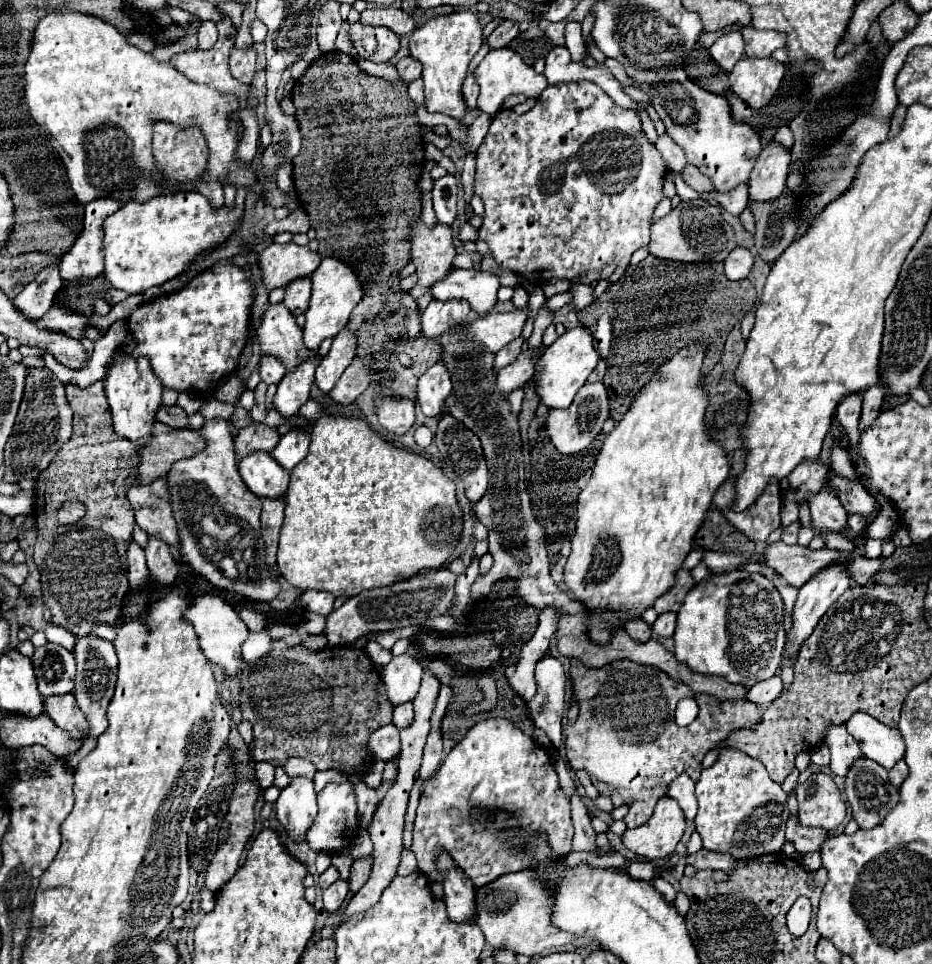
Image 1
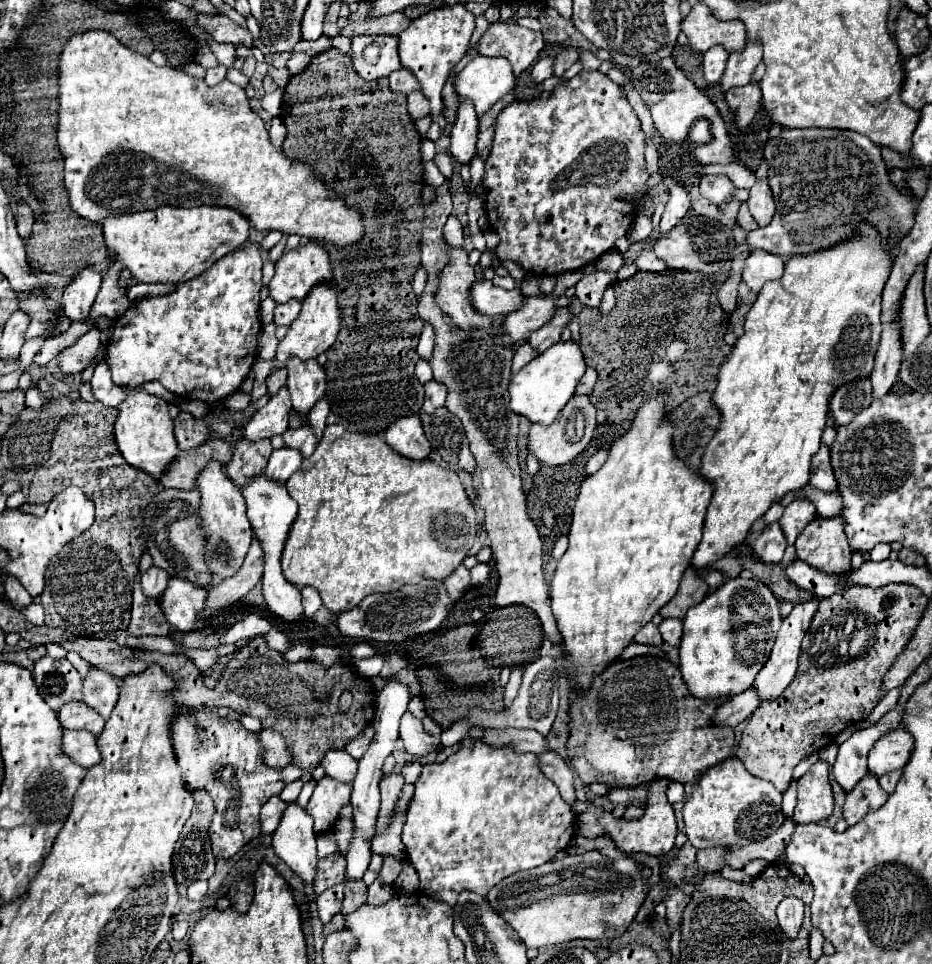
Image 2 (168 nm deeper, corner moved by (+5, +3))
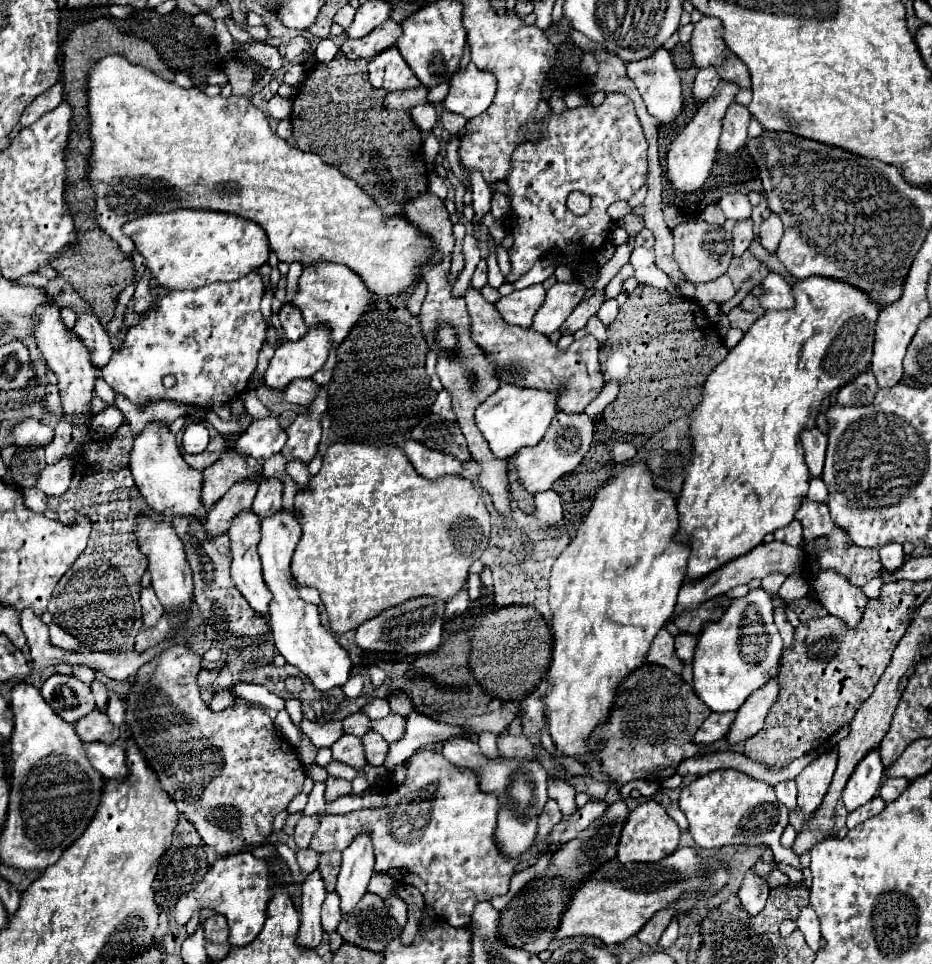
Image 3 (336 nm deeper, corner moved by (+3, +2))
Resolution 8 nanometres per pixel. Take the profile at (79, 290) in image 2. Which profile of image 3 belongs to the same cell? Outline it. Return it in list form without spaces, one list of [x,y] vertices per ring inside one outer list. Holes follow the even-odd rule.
[[[82,313],[76,321],[74,333],[76,337],[80,337],[80,341],[84,341],[84,345],[88,345],[88,351],[92,353],[92,365],[96,365],[98,369],[108,365],[112,357],[112,345],[94,313]]]

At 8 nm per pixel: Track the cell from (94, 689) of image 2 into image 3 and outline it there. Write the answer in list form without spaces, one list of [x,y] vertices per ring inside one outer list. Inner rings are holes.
[[[110,695],[110,703],[108,703],[108,719],[116,725],[116,727],[120,727],[122,723],[124,723],[124,703],[118,699],[118,695]]]

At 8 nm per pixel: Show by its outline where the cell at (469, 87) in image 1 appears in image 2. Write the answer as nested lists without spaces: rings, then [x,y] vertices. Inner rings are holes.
[[[462,98],[458,102],[456,122],[450,134],[450,154],[458,162],[470,162],[476,154],[476,134],[478,134],[478,116],[472,106],[472,100]]]

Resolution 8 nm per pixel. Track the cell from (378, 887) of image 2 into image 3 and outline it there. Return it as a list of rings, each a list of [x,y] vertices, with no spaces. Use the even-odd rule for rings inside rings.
[[[396,895],[384,899],[384,903],[388,907],[388,913],[398,921],[400,927],[404,927],[406,925],[406,919],[408,919],[408,915],[406,915],[406,903],[400,897],[396,897]]]

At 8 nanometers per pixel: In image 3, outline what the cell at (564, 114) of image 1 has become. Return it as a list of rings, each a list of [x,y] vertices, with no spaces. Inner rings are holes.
[[[608,93],[600,107],[584,105],[562,115],[548,113],[538,123],[544,133],[536,143],[520,143],[512,155],[512,173],[508,177],[512,201],[512,237],[514,245],[508,251],[512,271],[506,283],[514,283],[532,265],[548,253],[548,249],[562,249],[568,257],[588,257],[596,253],[614,221],[606,215],[610,203],[630,199],[646,181],[646,149],[648,143],[642,125],[636,117],[634,103],[622,93]],[[572,191],[590,197],[590,211],[574,215],[566,207]]]

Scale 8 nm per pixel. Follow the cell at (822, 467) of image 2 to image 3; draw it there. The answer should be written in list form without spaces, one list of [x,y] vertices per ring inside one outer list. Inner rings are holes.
[[[804,429],[800,435],[802,447],[804,447],[804,457],[806,457],[806,465],[810,469],[812,477],[820,477],[822,467],[824,467],[824,453],[826,453],[826,443],[828,437],[818,429]]]

